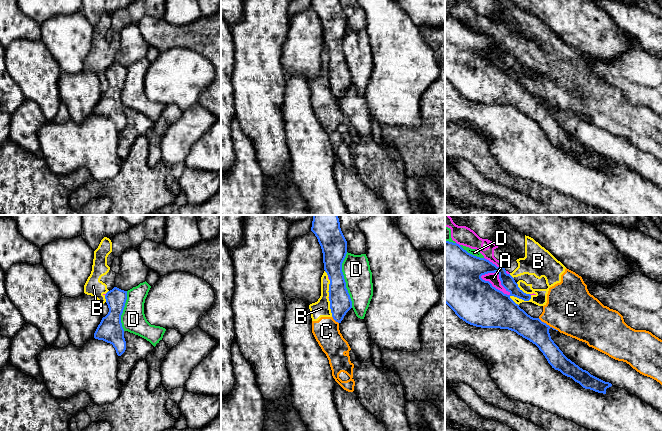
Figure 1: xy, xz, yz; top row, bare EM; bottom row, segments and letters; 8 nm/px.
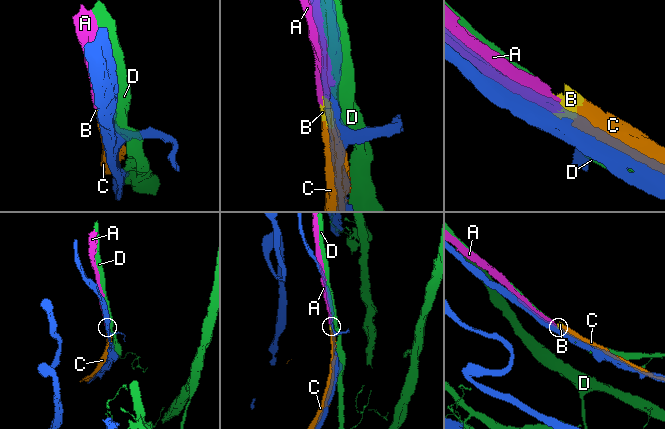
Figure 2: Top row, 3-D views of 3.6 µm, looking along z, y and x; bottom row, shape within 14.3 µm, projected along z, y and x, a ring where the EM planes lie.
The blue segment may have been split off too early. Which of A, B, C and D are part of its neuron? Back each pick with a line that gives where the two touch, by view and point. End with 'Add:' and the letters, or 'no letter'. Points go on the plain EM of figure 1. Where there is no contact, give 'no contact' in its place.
Add: no letter

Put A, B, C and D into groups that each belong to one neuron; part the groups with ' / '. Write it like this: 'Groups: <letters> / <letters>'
Groups: A B C / D

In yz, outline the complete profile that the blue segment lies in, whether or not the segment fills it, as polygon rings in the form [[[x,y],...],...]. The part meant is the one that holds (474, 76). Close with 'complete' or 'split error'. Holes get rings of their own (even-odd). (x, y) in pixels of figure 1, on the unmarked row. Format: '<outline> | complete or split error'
[[[445,17],[445,79],[460,95],[476,103],[500,104],[516,108],[535,120],[552,144],[572,154],[585,165],[606,170],[606,165],[611,163],[612,160],[591,151],[588,147],[583,146],[568,135],[551,115],[549,105],[552,103],[542,98],[539,94],[533,94],[528,91],[510,74],[511,72],[524,77],[531,75],[531,71],[524,69],[518,63],[514,54],[506,49],[503,42],[497,43],[485,34],[468,29],[459,20]],[[495,48],[499,49],[501,61],[510,69],[509,71],[504,70],[493,63],[489,57],[481,54],[482,51]]] | complete

